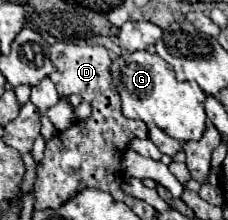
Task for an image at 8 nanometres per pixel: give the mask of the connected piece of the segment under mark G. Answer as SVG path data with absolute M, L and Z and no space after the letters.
M146 50L124 52L112 62L112 78L122 98L122 114L126 118L142 120L148 126L158 126L168 136L182 142L202 138L206 128L206 94L200 90L200 86L196 86L196 82L178 82L172 66L158 54L150 54Z

